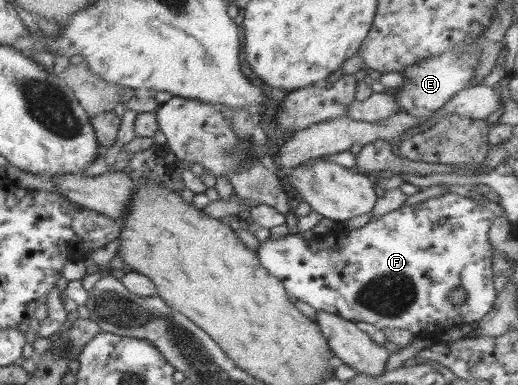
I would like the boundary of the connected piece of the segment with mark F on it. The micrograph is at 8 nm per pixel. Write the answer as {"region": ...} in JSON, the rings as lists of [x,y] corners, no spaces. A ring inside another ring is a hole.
{"region":[[[449,192],[420,202],[419,204],[414,204],[414,206],[406,206],[403,204],[398,210],[387,212],[380,216],[380,218],[370,220],[369,223],[366,223],[358,229],[336,234],[336,238],[332,233],[324,236],[316,236],[311,241],[304,241],[300,234],[287,235],[279,240],[269,238],[259,242],[258,250],[254,252],[257,254],[258,262],[262,264],[262,268],[270,275],[273,275],[278,281],[282,282],[290,298],[306,302],[306,304],[309,304],[317,312],[324,311],[324,313],[332,313],[354,323],[362,321],[374,325],[381,330],[396,328],[409,331],[415,336],[416,334],[436,334],[438,336],[438,334],[442,334],[448,328],[458,326],[458,324],[477,324],[494,306],[498,292],[495,290],[493,282],[494,273],[491,262],[493,258],[493,247],[489,241],[489,230],[496,217],[490,209],[479,205],[474,199]],[[453,288],[465,289],[466,302],[464,304],[455,306],[448,300],[448,295],[450,295],[452,292],[451,289]]]}

